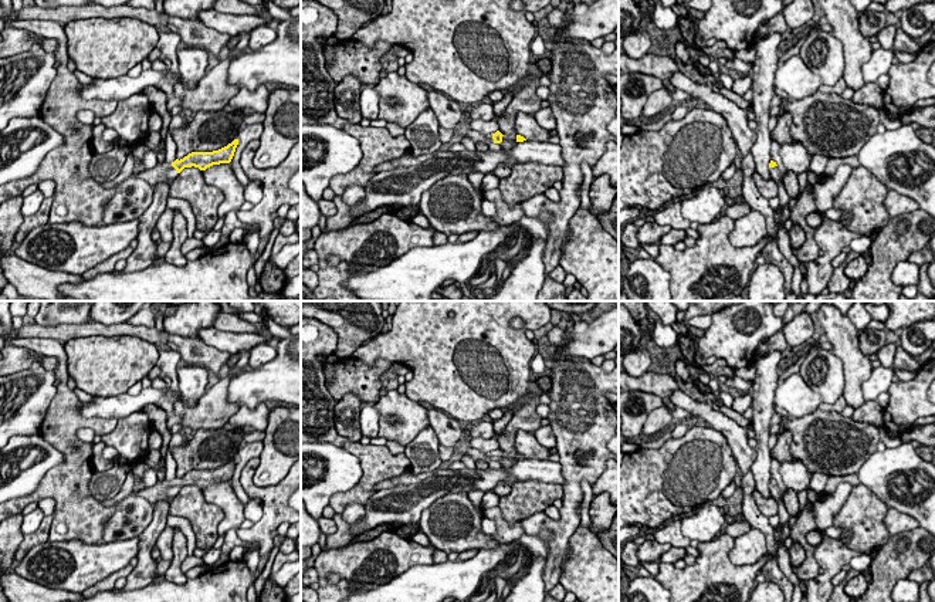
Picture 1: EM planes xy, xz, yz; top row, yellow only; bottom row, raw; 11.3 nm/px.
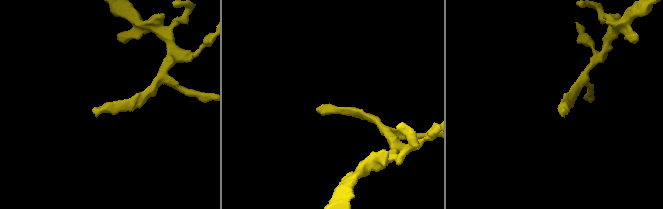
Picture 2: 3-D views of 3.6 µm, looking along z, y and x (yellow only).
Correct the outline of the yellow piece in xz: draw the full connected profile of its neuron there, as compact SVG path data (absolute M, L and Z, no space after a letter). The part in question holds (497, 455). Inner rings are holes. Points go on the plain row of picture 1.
M467 446L463 450L463 454L470 456L474 461L482 460L485 463L489 463L489 461L501 461L504 453L499 449L497 449L492 453L482 453L477 449L472 449L471 446Z

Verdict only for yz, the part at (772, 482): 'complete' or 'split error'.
split error

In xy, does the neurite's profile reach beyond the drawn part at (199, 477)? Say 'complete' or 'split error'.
split error

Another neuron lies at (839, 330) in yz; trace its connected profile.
M821 304L817 321L823 328L826 341L833 345L831 352L839 356L844 368L844 392L847 406L860 407L865 400L863 383L870 379L873 365L860 349L860 334L847 315L834 305Z

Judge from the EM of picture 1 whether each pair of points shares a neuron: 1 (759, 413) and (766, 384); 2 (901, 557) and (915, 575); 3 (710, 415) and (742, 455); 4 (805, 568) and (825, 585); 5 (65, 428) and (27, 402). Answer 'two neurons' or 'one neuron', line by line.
1: one neuron
2: two neurons
3: one neuron
4: two neurons
5: two neurons

